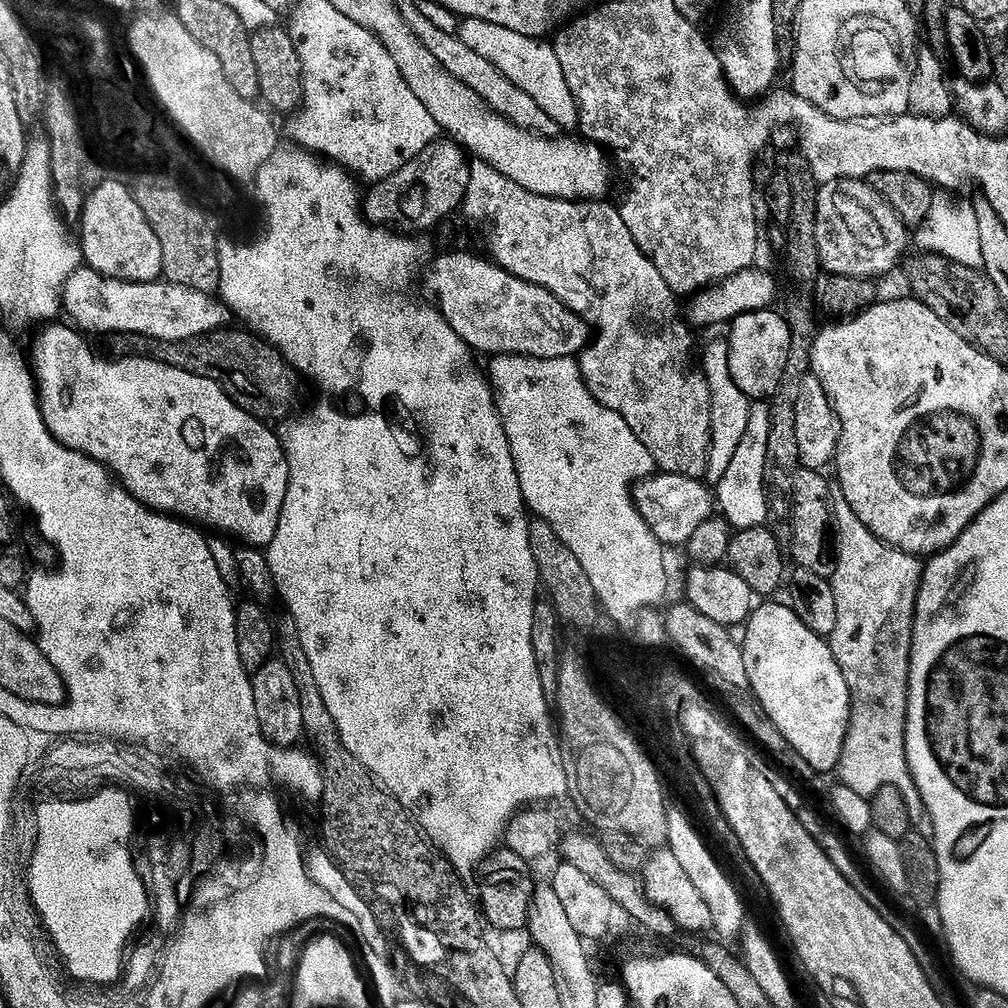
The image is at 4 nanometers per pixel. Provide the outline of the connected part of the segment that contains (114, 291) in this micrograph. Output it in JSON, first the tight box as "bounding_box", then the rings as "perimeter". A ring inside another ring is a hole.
{"bounding_box":[62,266,230,340],"perimeter":[[[87,266],[79,268],[63,285],[62,308],[66,316],[68,312],[67,319],[85,333],[133,332],[134,335],[144,336],[143,338],[148,340],[193,340],[195,336],[206,336],[209,332],[221,331],[227,325],[224,323],[230,320],[228,307],[213,295],[167,282],[131,284],[122,280],[111,280],[93,272]]]}

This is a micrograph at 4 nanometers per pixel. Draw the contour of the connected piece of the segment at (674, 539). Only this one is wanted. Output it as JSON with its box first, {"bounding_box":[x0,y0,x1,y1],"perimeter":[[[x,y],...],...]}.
{"bounding_box":[634,474,714,546],"perimeter":[[[653,474],[635,485],[634,499],[636,509],[642,514],[646,526],[650,526],[652,533],[665,546],[687,545],[690,534],[694,534],[694,530],[698,530],[702,522],[713,519],[714,516],[713,489],[707,483],[685,476]]]}

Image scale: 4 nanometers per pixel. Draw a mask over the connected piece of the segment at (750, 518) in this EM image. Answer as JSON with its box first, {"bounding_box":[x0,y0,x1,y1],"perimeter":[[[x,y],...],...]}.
{"bounding_box":[718,402,770,529],"perimeter":[[[764,402],[753,403],[750,410],[750,422],[746,422],[746,434],[742,434],[742,442],[738,442],[738,450],[734,450],[734,458],[730,458],[730,466],[718,485],[718,508],[723,519],[733,529],[758,528],[765,523],[768,516],[768,500],[764,497],[766,487],[763,470],[766,463],[766,446],[769,445],[770,410]]]}

